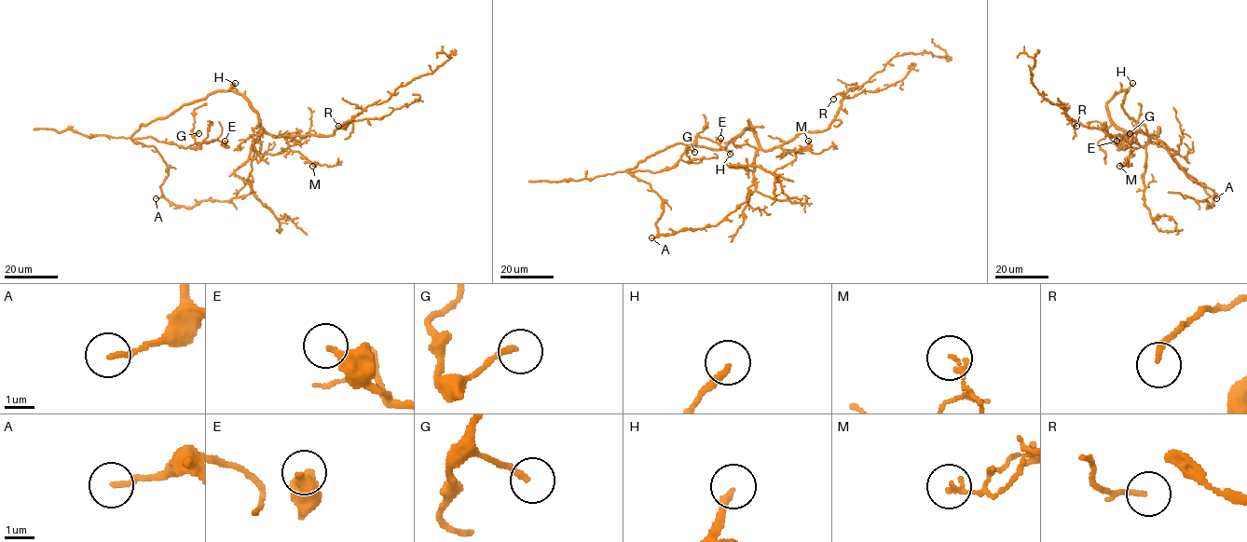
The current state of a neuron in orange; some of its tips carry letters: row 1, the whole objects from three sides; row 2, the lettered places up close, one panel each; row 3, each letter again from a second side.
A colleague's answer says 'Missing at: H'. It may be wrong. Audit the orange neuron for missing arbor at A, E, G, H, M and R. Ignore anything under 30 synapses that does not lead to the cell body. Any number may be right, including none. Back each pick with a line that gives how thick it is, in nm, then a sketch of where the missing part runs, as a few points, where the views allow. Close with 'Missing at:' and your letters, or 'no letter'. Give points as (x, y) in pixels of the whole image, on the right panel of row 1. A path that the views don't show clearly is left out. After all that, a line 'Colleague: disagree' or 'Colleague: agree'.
H: Thickness 220 nm
Missing at: H
Colleague: agree

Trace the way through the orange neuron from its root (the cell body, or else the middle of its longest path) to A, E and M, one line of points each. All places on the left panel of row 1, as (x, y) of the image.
A: (231, 90), (183, 104), (132, 136), (153, 145), (168, 168), (162, 196), (156, 198)
E: (231, 90), (183, 104), (131, 138), (184, 148), (225, 141)
M: (231, 90), (247, 101), (267, 133), (284, 136), (289, 147), (298, 151), (315, 165), (312, 166)

